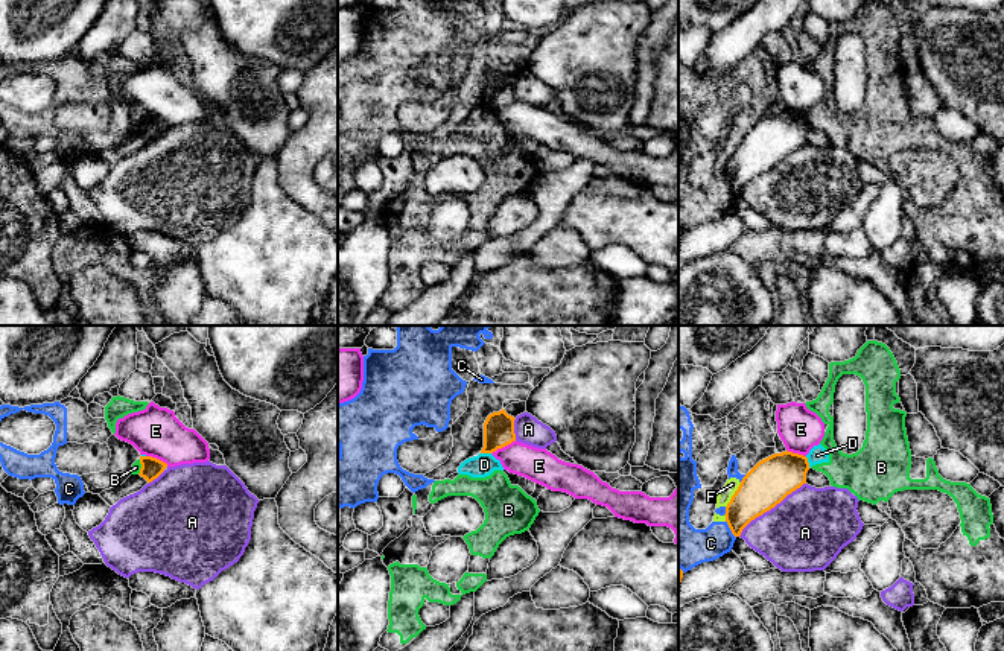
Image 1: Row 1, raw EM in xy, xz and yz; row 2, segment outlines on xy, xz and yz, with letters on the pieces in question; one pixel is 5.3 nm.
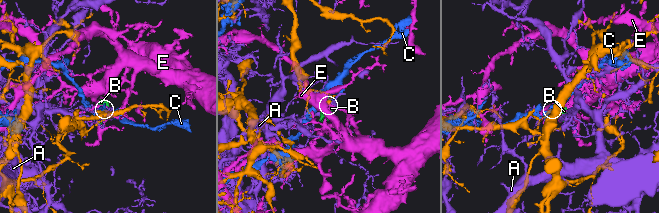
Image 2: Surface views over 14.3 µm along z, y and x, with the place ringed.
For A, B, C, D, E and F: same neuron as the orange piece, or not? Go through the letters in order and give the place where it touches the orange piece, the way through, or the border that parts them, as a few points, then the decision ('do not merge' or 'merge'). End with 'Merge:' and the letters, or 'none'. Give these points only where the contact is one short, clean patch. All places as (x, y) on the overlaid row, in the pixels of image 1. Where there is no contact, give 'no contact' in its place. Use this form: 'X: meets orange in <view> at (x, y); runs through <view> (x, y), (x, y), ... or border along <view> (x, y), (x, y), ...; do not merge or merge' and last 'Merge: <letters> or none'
A: meets orange in yz at (770, 508); do not merge
B: meets orange in xy at (142, 467); border along xy (140, 460), (140, 470), (137, 473); do not merge
C: meets orange in yz at (730, 530); do not merge
D: meets orange in xz at (486, 452); border along xz (481, 452), (490, 454); do not merge
E: meets orange in xz at (502, 446); do not merge
F: meets orange in yz at (733, 495); border along yz (741, 482), (726, 507); do not merge
Merge: none

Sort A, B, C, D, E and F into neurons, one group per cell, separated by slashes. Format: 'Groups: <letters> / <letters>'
Groups: A / B D / C F / E

